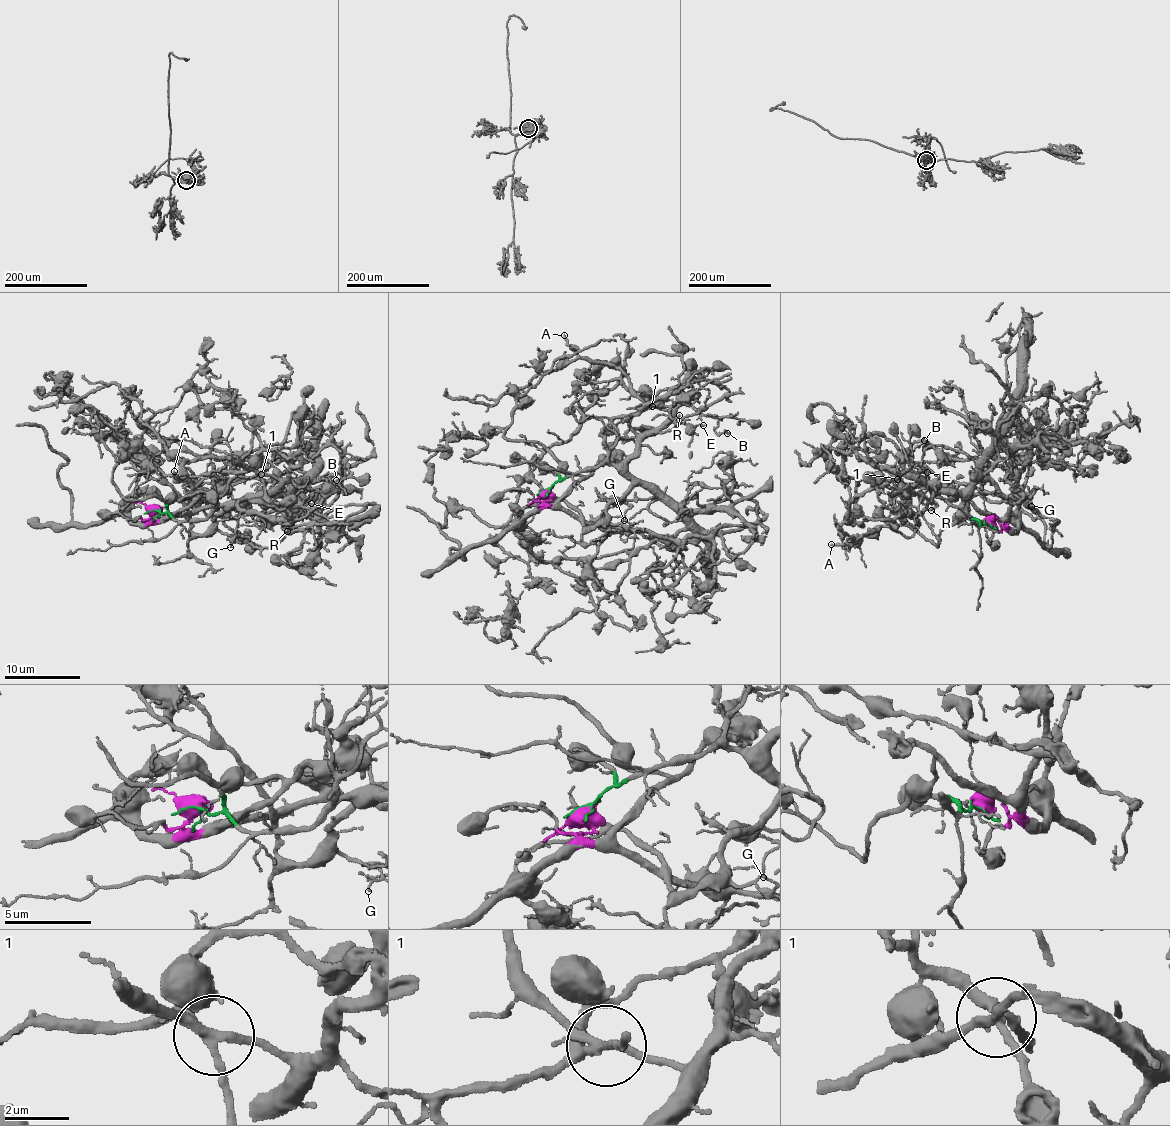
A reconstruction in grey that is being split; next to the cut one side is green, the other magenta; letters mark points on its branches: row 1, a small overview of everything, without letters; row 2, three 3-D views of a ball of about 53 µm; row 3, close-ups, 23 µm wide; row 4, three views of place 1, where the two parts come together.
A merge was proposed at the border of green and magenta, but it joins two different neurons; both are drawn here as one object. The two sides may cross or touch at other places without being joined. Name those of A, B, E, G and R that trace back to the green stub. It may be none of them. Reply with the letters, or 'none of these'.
A, B, G, R

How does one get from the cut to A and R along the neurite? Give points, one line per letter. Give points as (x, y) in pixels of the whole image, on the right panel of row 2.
A: (986, 523), (976, 525), (961, 495), (901, 473), (851, 502), (841, 526), (842, 541), (831, 543)
R: (986, 523), (977, 526), (963, 505), (961, 495), (937, 487), (932, 486), (934, 508), (930, 510)

